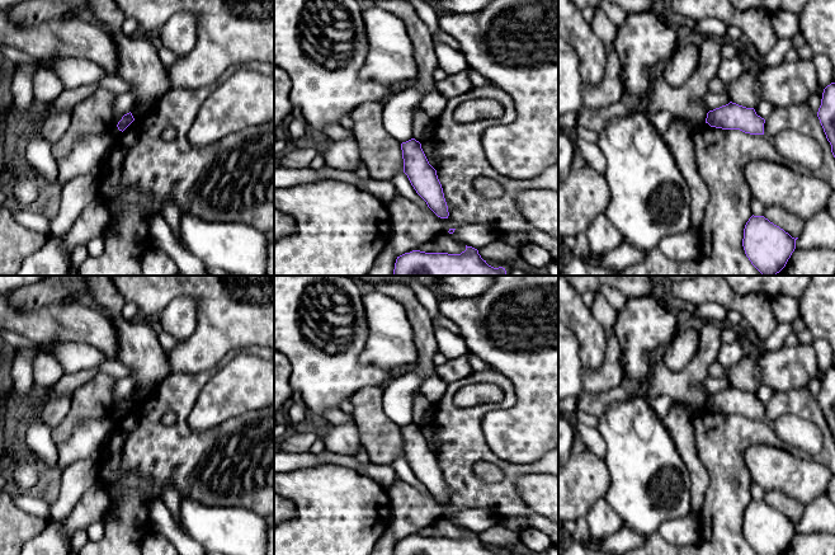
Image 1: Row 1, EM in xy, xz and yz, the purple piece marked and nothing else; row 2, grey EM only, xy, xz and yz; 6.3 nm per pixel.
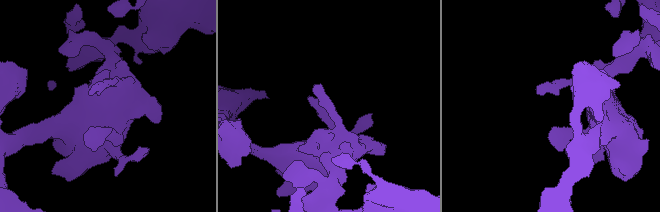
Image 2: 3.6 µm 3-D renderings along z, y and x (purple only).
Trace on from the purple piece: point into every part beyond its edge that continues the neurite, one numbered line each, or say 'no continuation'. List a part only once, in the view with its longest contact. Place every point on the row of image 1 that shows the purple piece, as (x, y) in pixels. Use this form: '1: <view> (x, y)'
no continuation

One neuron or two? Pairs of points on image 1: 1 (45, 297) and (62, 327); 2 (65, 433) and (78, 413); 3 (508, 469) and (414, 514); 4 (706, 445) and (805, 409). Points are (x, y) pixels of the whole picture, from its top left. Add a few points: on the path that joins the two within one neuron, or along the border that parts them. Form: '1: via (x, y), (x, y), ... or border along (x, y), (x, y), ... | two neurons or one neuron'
1: border along (52, 302), (34, 310), (19, 310) | two neurons
2: via (66, 428), (74, 418) | one neuron
3: via (493, 494), (465, 494), (452, 507), (440, 509) | one neuron
4: via (730, 436), (734, 433), (755, 432), (781, 408) | one neuron

